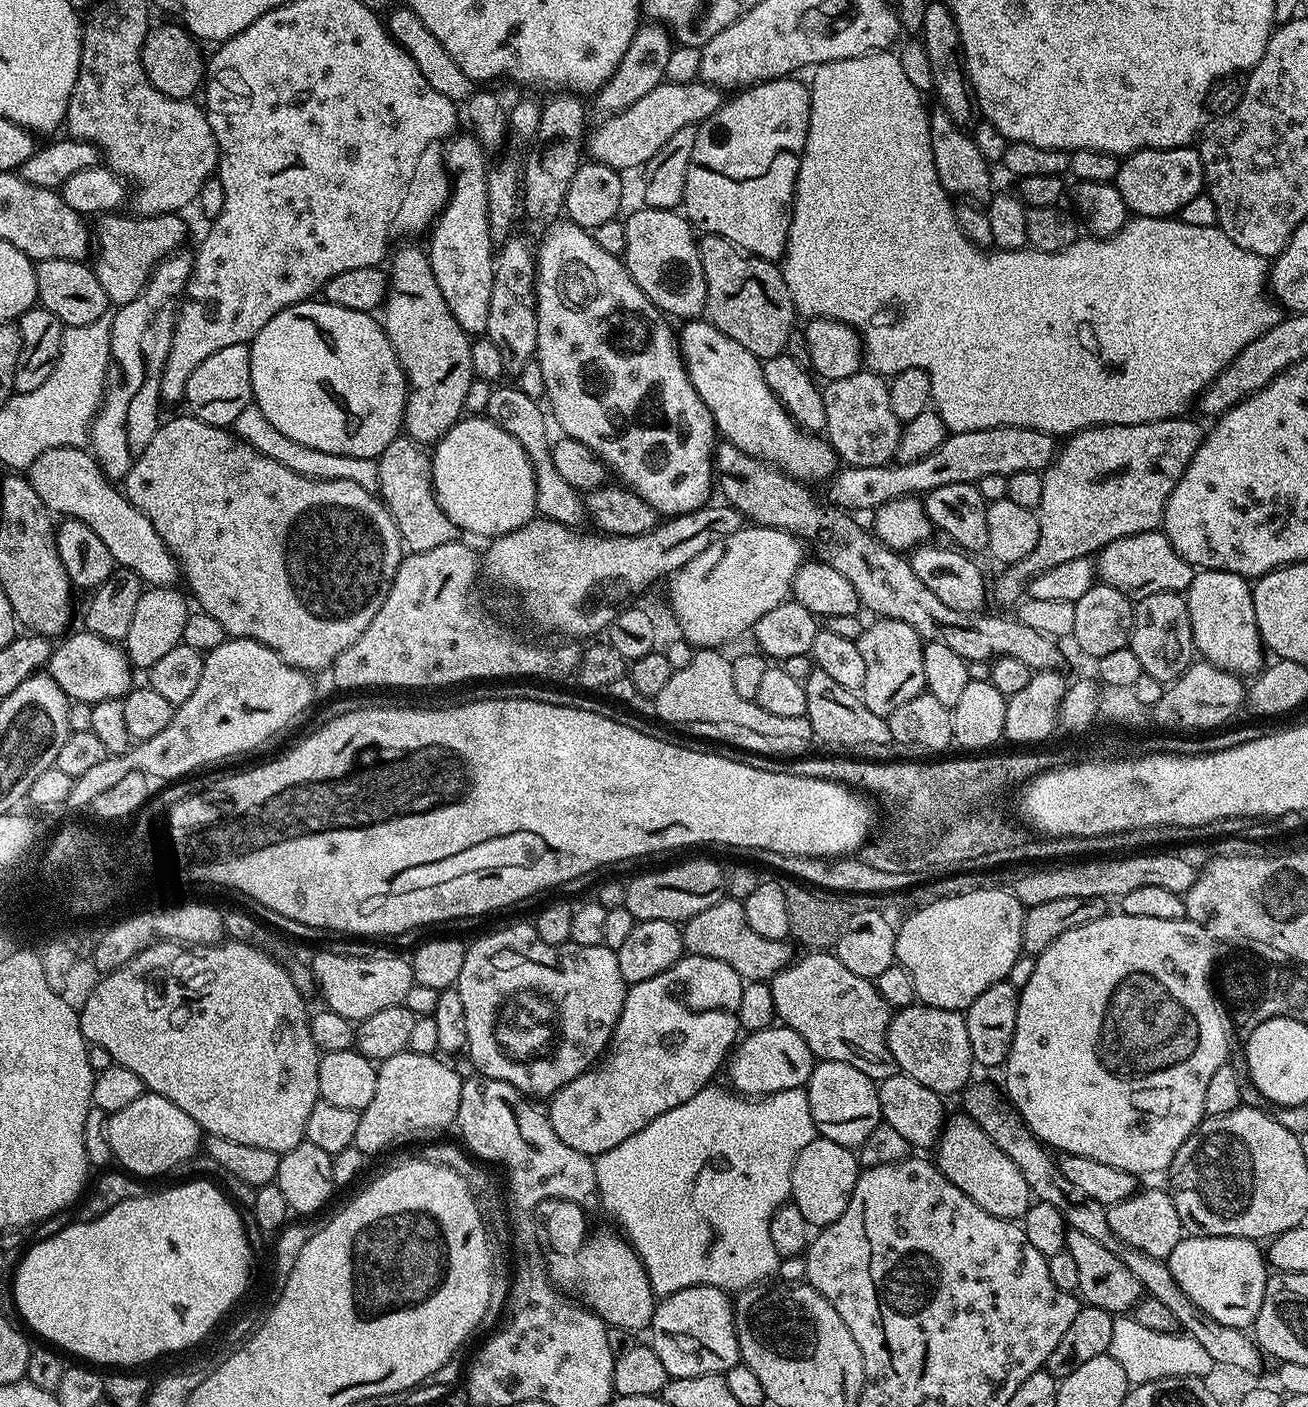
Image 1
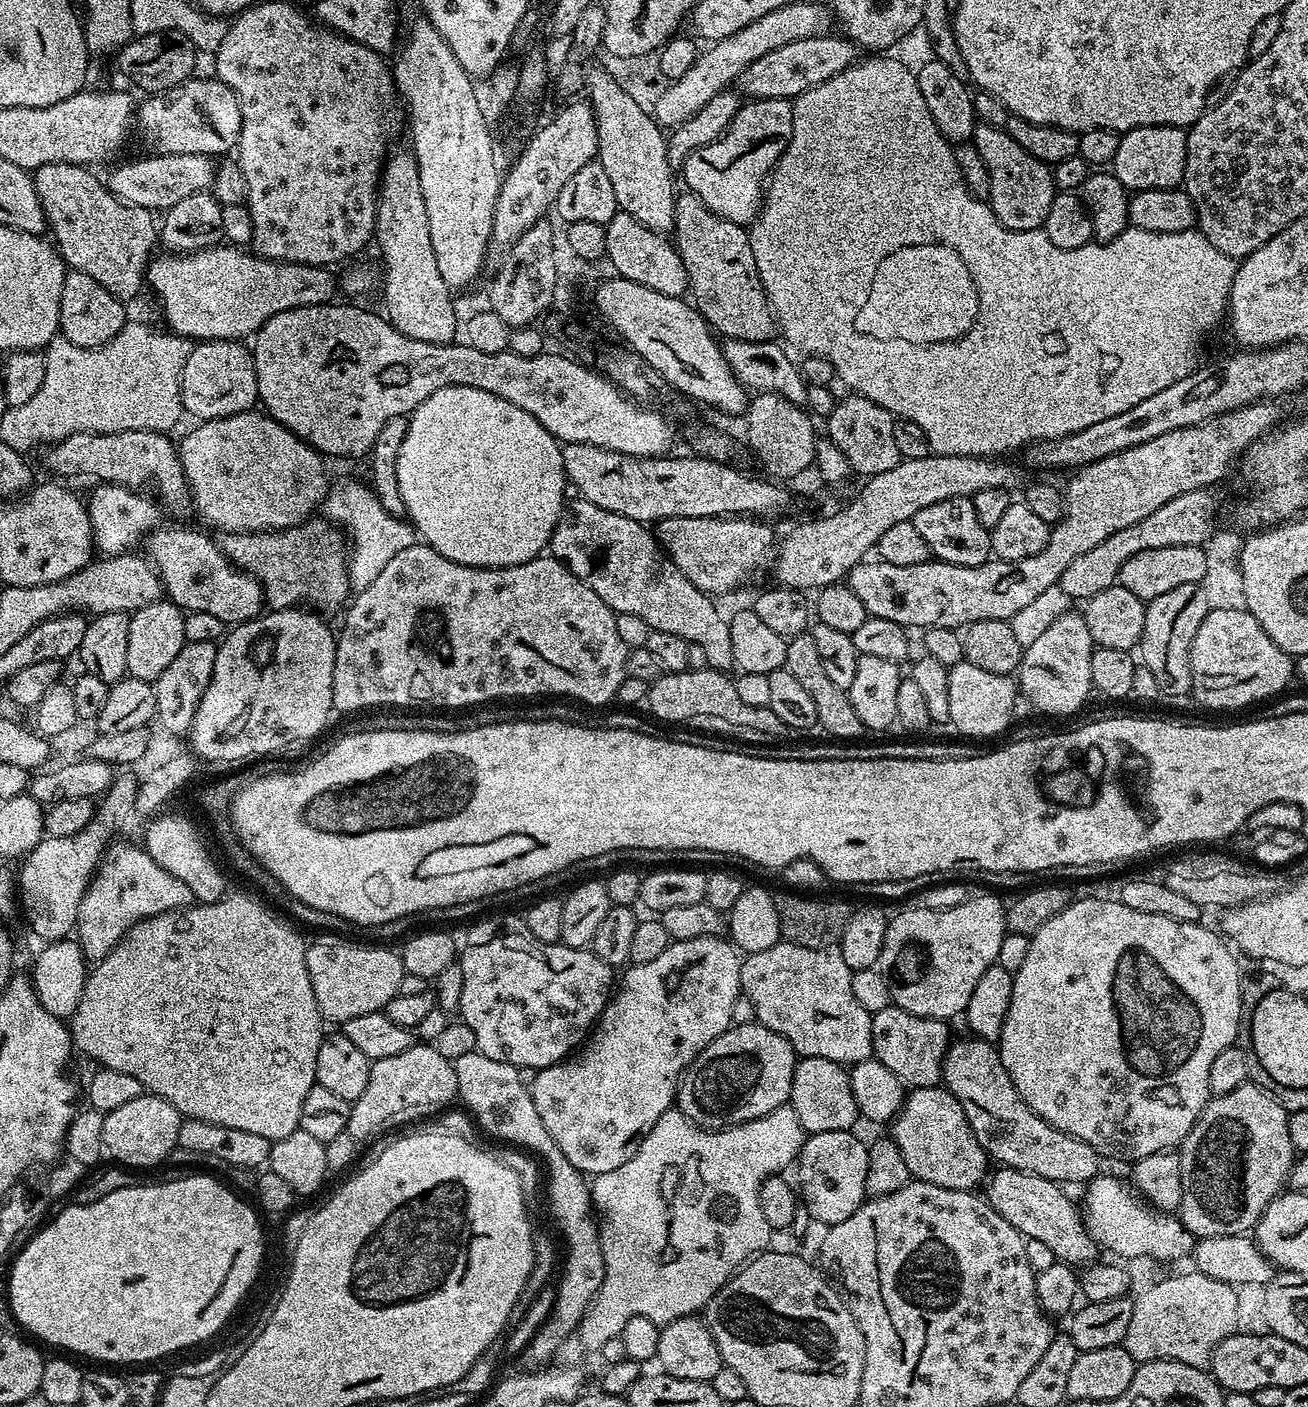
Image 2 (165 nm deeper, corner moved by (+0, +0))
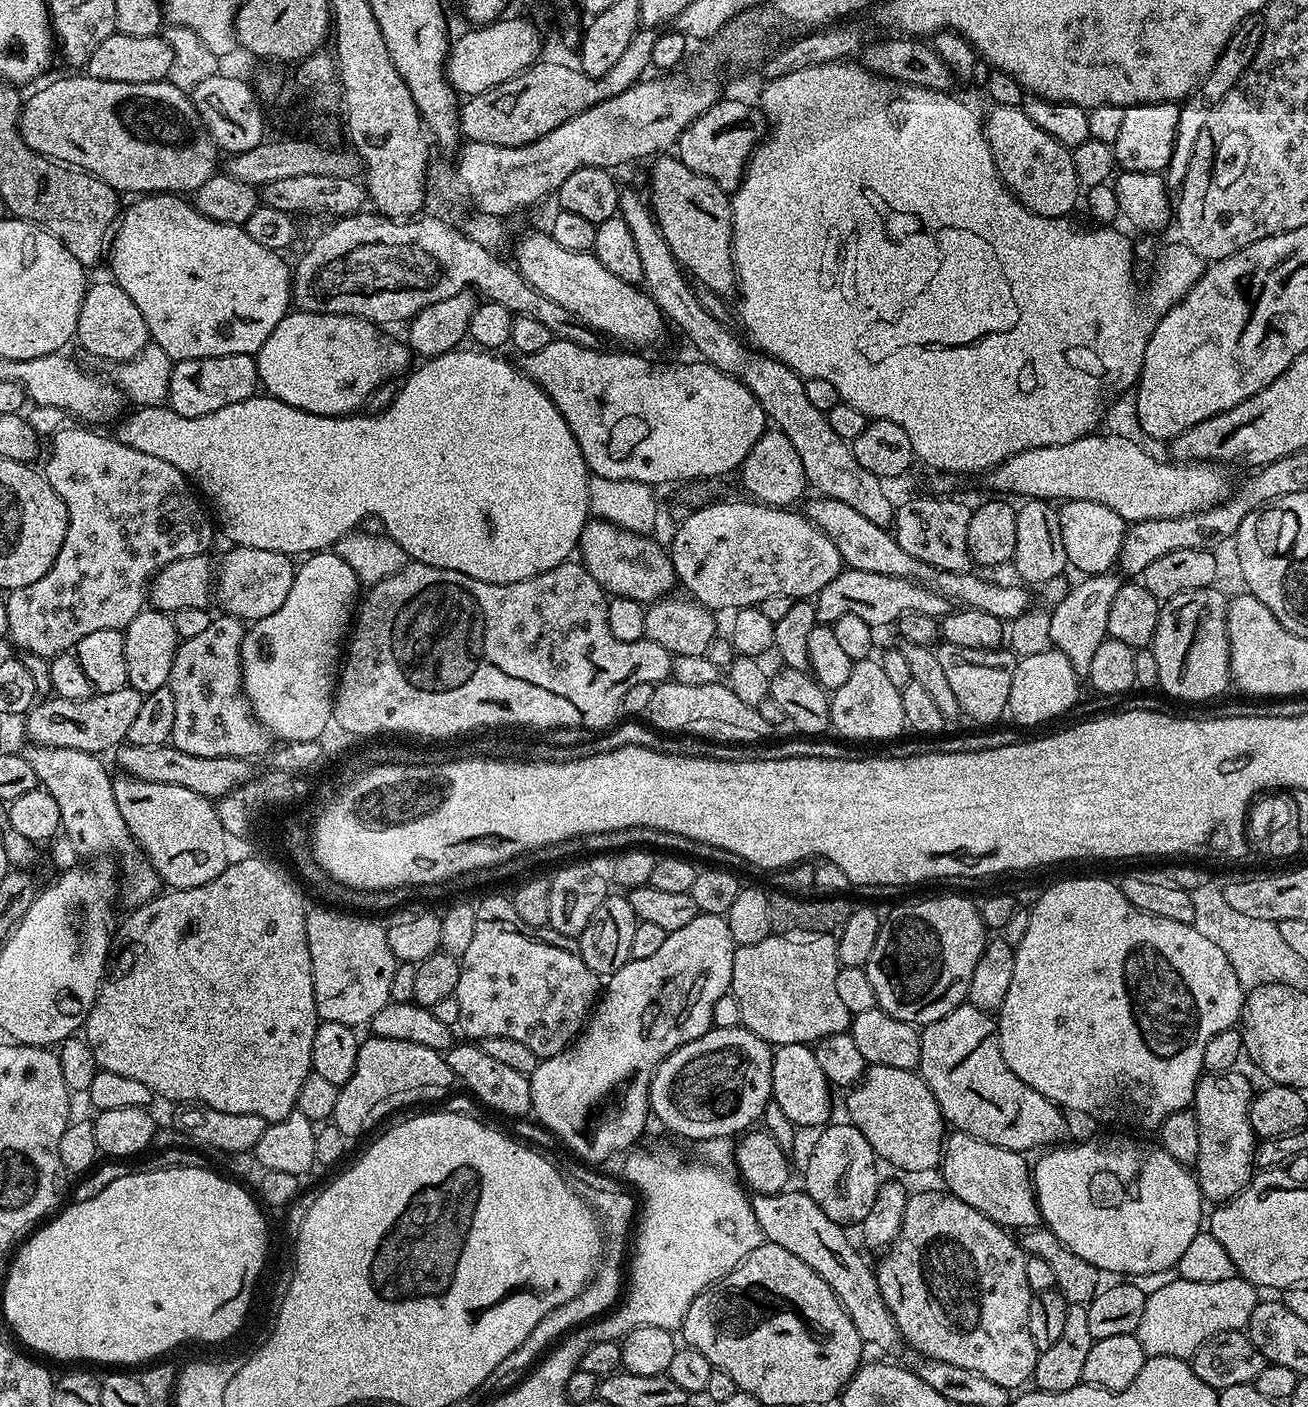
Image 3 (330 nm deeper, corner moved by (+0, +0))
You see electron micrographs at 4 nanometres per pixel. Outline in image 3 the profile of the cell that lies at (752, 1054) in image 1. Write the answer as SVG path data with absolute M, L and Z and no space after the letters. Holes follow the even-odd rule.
M743 1026L709 1028L702 1038L694 1038L694 1042L686 1042L686 1046L674 1050L652 1073L648 1091L651 1115L688 1140L716 1140L719 1136L735 1137L749 1131L772 1100L773 1051L773 1045Z

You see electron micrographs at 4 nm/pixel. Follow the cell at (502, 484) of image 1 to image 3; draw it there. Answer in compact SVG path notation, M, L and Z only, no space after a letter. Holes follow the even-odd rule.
M461 346L455 352L433 356L425 359L421 364L424 365L417 372L412 370L407 373L403 381L405 384L399 385L394 402L384 412L323 416L295 408L267 394L257 394L248 400L234 402L234 406L222 406L222 410L214 410L214 414L202 414L198 418L179 416L172 408L155 404L149 408L133 407L131 409L133 412L129 411L115 425L117 428L116 432L114 431L114 439L122 442L122 446L130 446L130 450L149 452L154 454L154 458L162 458L162 462L170 462L170 466L174 466L181 474L187 476L210 508L212 503L211 511L214 513L219 531L221 528L232 539L231 543L241 548L274 550L289 554L323 552L331 549L349 532L357 531L358 526L363 525L360 523L367 516L377 516L384 523L383 531L395 544L402 546L405 554L415 563L438 566L442 570L458 570L458 574L466 574L482 582L495 584L522 582L526 578L534 578L546 570L554 570L554 566L563 564L577 551L580 535L590 519L588 509L590 473L582 450L570 426L566 426L566 418L562 418L558 406L554 406L552 399L513 361L512 365L510 361L503 360L500 354L492 350L481 350L476 346Z

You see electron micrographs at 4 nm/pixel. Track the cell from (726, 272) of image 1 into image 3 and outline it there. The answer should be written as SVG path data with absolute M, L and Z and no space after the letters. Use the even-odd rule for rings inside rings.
M660 154L651 161L652 198L650 207L655 215L660 233L666 238L674 258L680 267L690 273L695 283L705 283L713 292L723 298L730 297L737 291L736 267L732 261L732 202L729 193L723 192L706 174L690 170L680 159L672 154Z

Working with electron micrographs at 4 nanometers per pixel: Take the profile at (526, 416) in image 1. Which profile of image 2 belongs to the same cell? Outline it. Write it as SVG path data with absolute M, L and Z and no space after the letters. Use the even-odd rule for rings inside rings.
M576 498L561 513L548 550L580 581L586 582L613 612L636 614L653 631L675 634L689 644L700 644L708 667L718 672L727 673L728 667L735 665L729 621L720 614L716 602L682 574L645 523Z

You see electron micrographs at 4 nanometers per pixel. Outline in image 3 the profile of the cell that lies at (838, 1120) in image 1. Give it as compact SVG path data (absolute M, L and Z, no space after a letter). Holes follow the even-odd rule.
M782 1044L772 1053L772 1100L792 1124L800 1128L816 1128L829 1123L832 1092L815 1051L807 1044Z

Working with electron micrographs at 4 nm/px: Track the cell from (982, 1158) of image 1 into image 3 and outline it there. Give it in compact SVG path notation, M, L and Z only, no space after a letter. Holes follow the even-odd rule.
M871 1065L847 1096L847 1119L870 1142L883 1163L885 1160L904 1172L928 1172L939 1165L944 1155L946 1121L919 1071Z

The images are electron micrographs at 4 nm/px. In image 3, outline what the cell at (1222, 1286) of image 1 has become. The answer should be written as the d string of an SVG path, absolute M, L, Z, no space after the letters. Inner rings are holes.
M1084 1140L1081 1144L1061 1143L1059 1146L1052 1146L1043 1153L1044 1156L1031 1169L1032 1189L1036 1192L1036 1202L1040 1207L1040 1218L1043 1227L1052 1231L1057 1238L1073 1251L1078 1257L1085 1259L1099 1270L1104 1272L1129 1272L1129 1277L1148 1276L1151 1272L1164 1272L1175 1269L1178 1258L1182 1258L1186 1246L1194 1242L1196 1235L1202 1230L1202 1216L1200 1220L1200 1202L1202 1195L1197 1184L1195 1175L1185 1165L1178 1161L1160 1147L1159 1143L1152 1144L1119 1144L1116 1140Z

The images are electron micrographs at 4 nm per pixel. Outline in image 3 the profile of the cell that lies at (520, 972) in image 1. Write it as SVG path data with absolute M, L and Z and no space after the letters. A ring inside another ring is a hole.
M488 894L483 897L484 901L476 904L476 921L474 922L474 938L470 941L470 946L466 950L466 954L459 957L460 973L458 974L458 986L456 987L456 1001L458 1002L458 1010L460 1011L459 1031L465 1032L467 1039L472 1042L484 1042L480 1040L513 1040L516 1044L521 1044L528 1052L533 1052L536 1058L553 1056L561 1050L568 1047L577 1036L580 1035L590 1013L593 1011L594 1005L598 999L598 977L596 973L590 970L590 966L586 966L586 962L582 962L582 954L580 953L580 945L573 937L558 934L553 928L535 928L534 926L526 926L526 922L522 922L522 918L518 918L518 914L514 911L511 899L507 895L496 896L500 894Z

